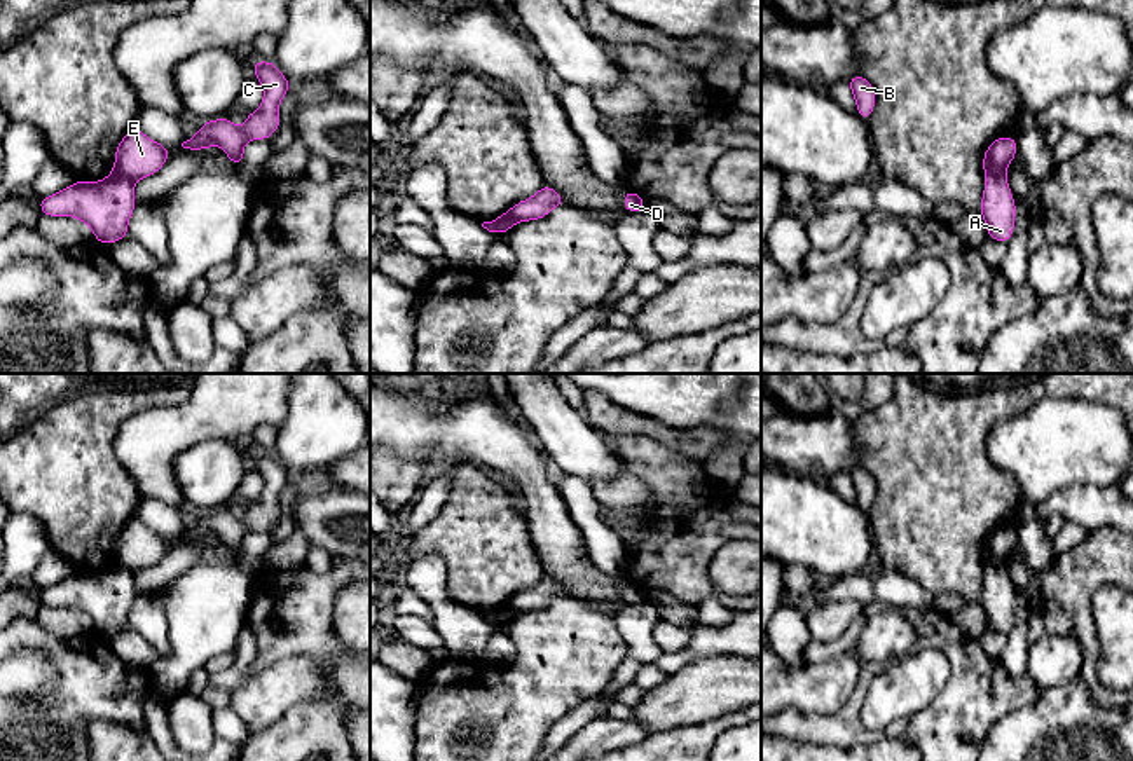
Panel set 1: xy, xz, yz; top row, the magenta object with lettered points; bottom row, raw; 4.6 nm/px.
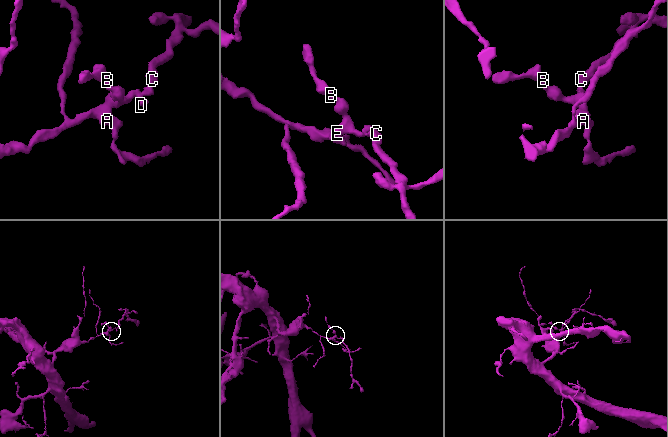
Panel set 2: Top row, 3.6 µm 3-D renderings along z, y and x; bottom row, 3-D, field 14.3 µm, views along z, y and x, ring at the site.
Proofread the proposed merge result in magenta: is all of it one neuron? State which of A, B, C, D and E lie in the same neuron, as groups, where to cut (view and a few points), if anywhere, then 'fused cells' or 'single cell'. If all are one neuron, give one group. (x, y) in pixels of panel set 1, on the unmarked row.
A / B C D E | xy (114, 559), (133, 573) | fused cells

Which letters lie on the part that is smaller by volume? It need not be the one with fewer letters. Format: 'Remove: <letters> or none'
Remove: B, C, D, E

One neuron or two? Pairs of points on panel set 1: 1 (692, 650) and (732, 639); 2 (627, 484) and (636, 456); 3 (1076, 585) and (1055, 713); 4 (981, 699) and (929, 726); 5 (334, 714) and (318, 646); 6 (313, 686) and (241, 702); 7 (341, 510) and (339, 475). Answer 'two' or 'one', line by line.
1: one
2: two
3: two
4: one
5: one
6: one
7: two

